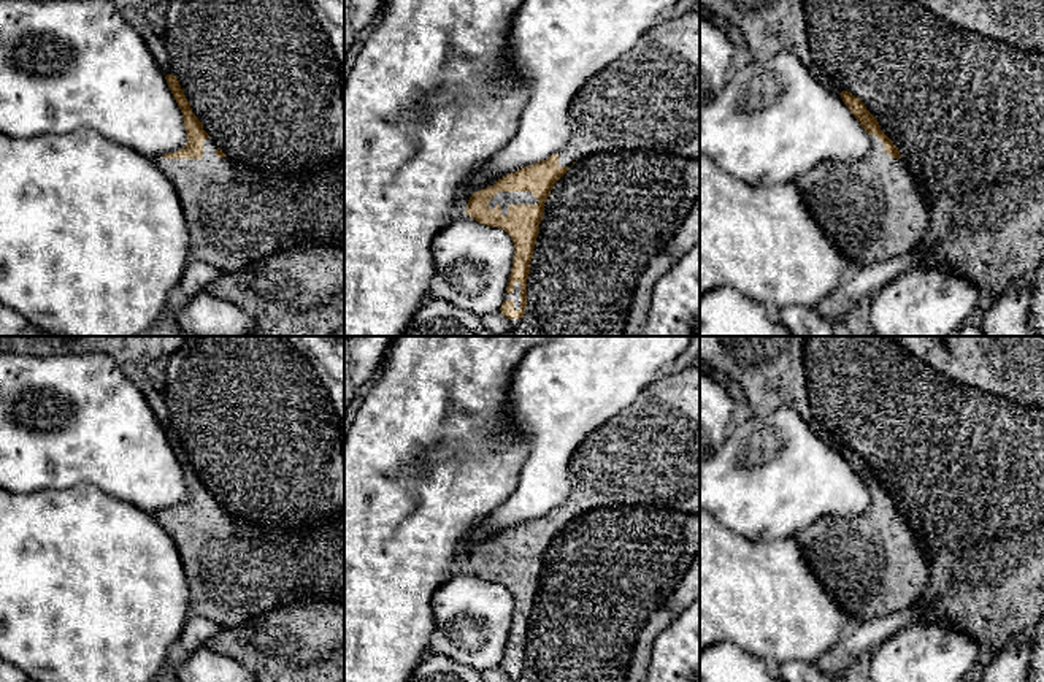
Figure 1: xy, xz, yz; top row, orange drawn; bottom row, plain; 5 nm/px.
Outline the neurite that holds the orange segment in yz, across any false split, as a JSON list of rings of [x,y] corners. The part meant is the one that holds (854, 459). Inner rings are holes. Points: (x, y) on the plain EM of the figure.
[[[833,435],[828,438],[828,444],[841,450],[844,460],[869,490],[869,506],[863,514],[852,517],[822,515],[800,530],[795,539],[812,573],[849,615],[857,617],[862,623],[898,614],[922,596],[930,580],[930,558],[898,503],[881,485],[877,474],[865,458],[842,446]]]

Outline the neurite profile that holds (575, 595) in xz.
[[[603,506],[576,515],[554,539],[530,617],[527,663],[516,682],[625,682],[646,617],[665,606],[700,552],[700,515],[662,506]]]

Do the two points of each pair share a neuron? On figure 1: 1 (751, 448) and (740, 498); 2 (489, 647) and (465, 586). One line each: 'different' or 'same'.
1: same
2: same

